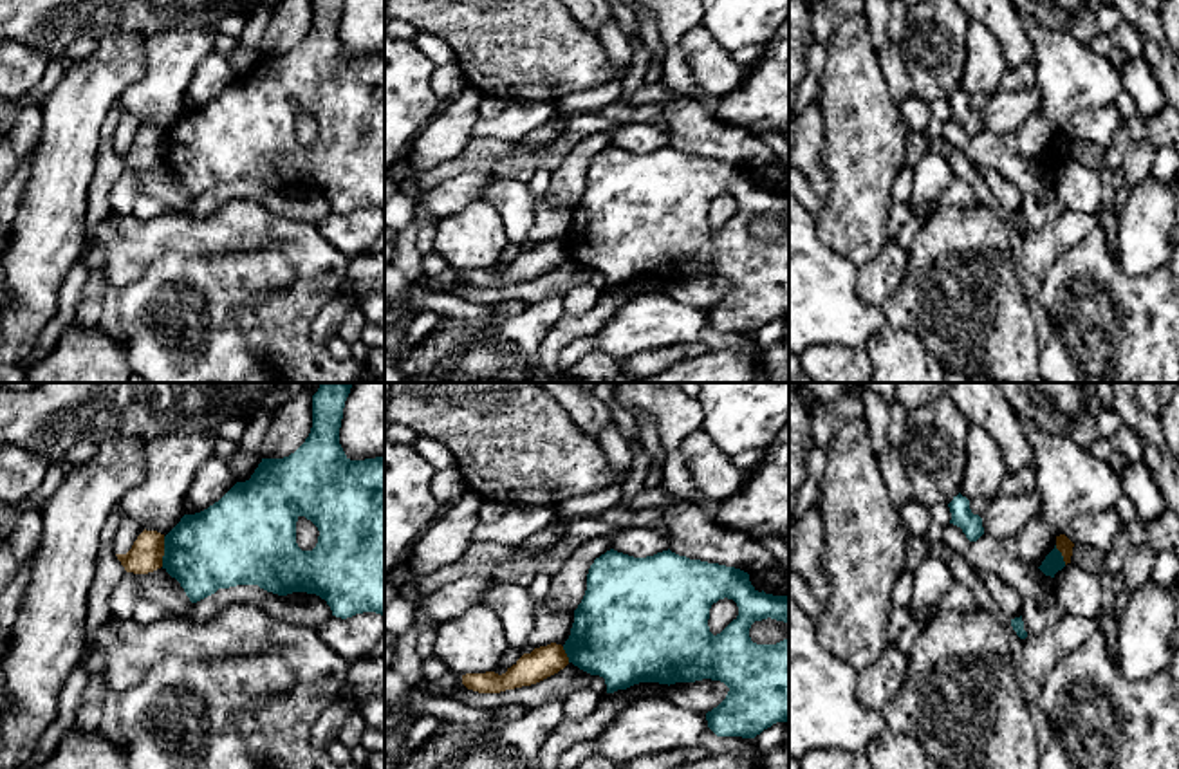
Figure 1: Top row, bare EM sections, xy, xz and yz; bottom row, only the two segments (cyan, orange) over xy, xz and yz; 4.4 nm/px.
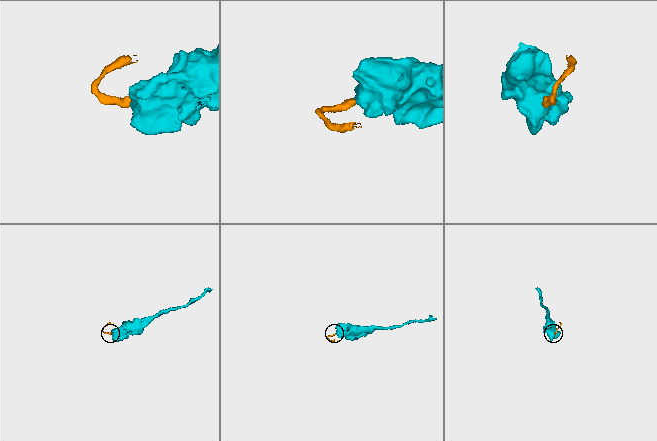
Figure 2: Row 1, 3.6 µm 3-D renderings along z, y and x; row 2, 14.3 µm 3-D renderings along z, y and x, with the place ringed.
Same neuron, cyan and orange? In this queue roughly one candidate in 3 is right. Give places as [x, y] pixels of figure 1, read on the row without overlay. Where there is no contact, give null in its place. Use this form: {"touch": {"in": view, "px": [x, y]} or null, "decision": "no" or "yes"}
{"touch": {"in": "xy", "px": [165, 147]}, "decision": "no"}

